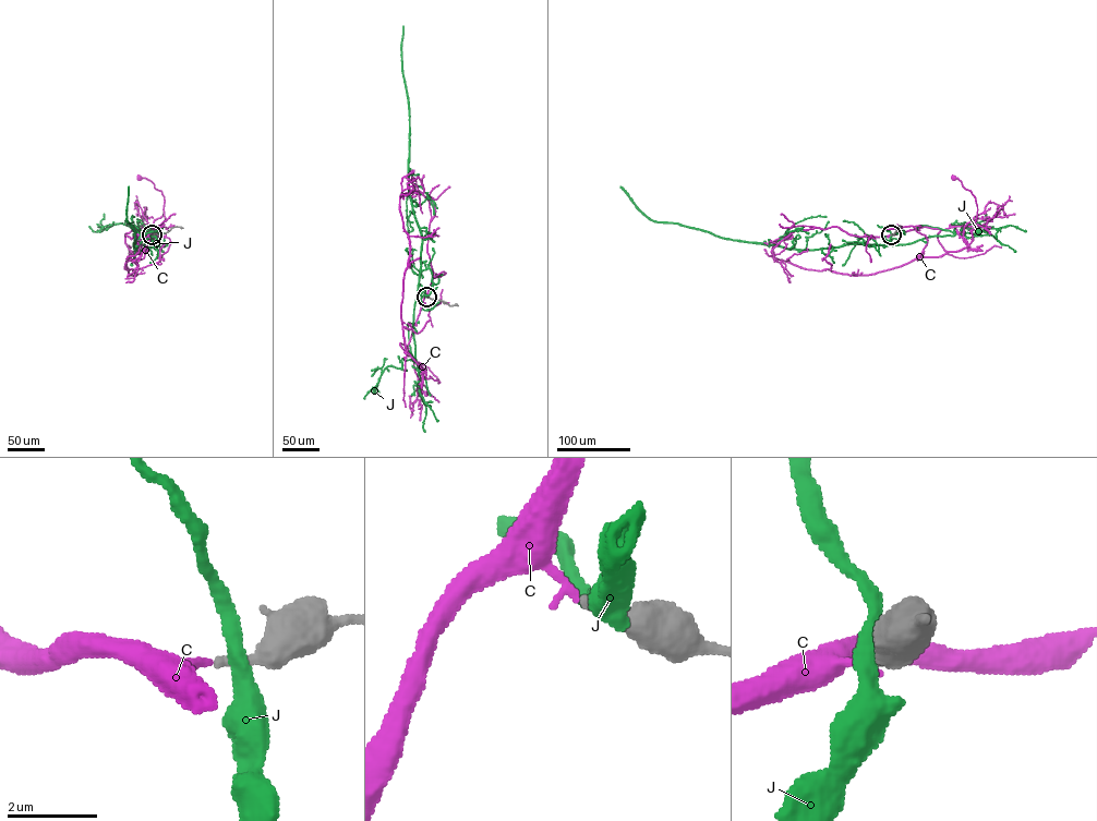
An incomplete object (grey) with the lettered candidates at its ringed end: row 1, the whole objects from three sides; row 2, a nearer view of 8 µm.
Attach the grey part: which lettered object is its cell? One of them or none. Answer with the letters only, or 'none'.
C

